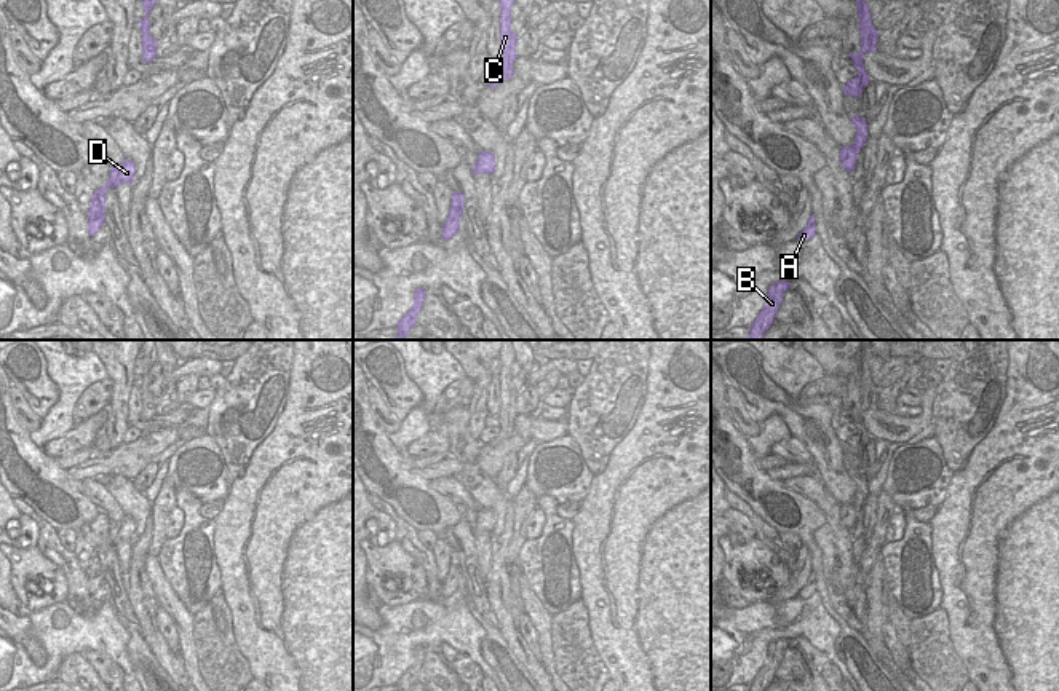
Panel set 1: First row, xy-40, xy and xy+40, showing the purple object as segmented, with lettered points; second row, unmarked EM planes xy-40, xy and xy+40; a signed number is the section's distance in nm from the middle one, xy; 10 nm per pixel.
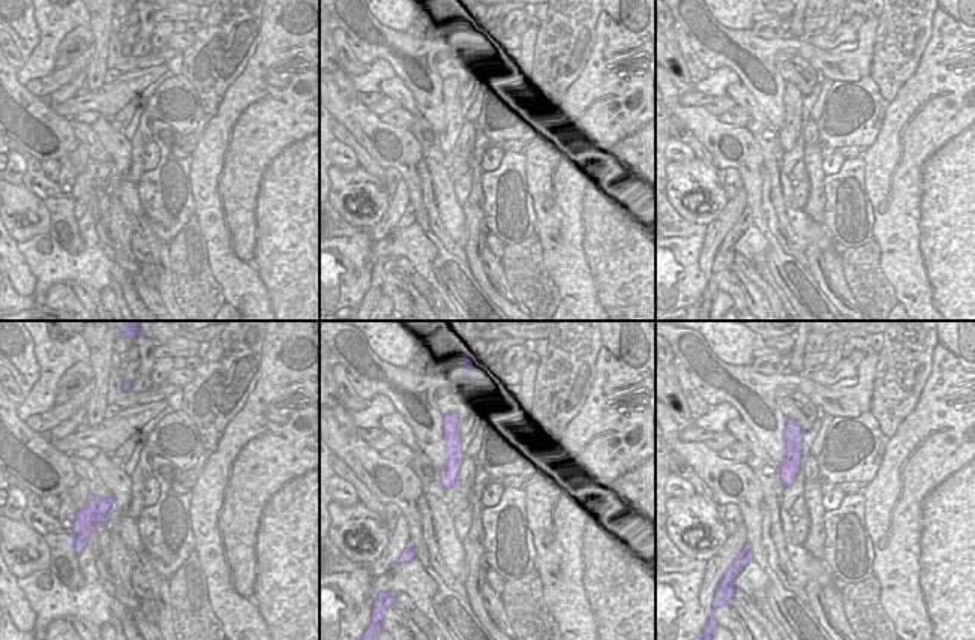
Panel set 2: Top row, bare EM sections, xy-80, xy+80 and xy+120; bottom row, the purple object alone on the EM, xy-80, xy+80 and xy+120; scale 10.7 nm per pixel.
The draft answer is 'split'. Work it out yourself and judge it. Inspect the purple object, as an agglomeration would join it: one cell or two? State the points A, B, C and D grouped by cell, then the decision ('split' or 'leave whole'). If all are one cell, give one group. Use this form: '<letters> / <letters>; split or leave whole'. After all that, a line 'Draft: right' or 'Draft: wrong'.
A B C D; leave whole
Draft: wrong

